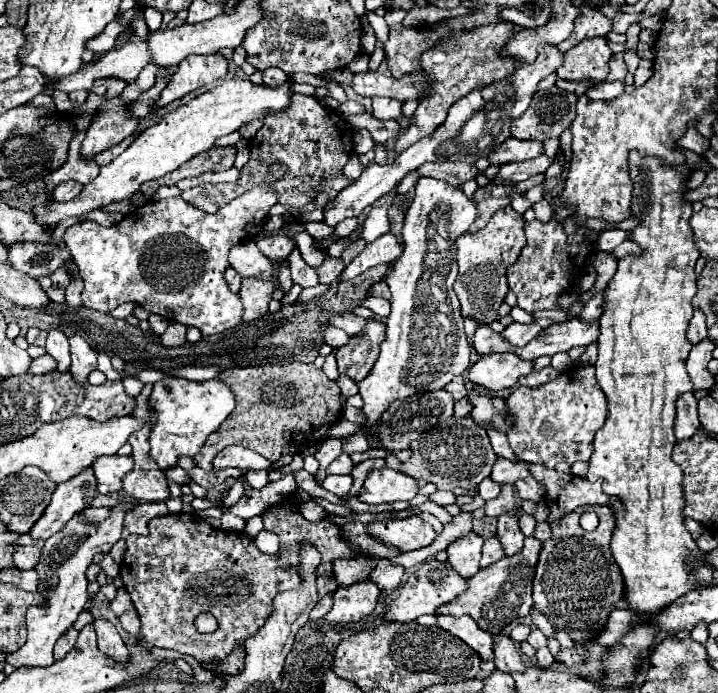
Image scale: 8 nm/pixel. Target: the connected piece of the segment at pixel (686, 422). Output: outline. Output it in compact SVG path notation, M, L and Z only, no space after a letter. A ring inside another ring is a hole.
M683 393L675 401L675 407L677 407L675 437L677 439L687 439L699 427L699 419L697 419L697 399L695 399L693 393Z

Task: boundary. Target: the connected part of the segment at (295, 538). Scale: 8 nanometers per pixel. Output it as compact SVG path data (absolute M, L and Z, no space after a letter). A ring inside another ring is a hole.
M287 495L281 505L267 509L261 515L261 519L263 519L265 531L271 531L271 533L275 533L279 537L281 549L277 553L277 563L279 563L281 569L299 571L299 561L301 561L301 551L299 549L301 549L303 543L309 543L311 547L315 547L321 553L321 565L315 571L317 577L333 577L333 561L335 559L353 559L353 557L361 555L361 551L357 549L357 545L353 545L347 539L343 539L343 533L341 533L339 525L335 525L331 521L319 521L319 523L307 521L301 515L301 511L299 511L299 501L295 499L295 495Z

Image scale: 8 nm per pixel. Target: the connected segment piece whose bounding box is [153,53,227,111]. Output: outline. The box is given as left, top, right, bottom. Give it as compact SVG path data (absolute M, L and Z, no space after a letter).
M221 53L185 57L177 65L177 71L171 77L169 85L161 91L157 103L153 105L153 111L165 107L171 101L181 99L183 95L187 95L199 87L213 83L215 79L223 77L225 73L227 73L227 59Z

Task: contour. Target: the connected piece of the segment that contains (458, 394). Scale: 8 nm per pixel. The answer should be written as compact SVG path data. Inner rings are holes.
M457 375L451 383L445 385L445 391L448 391L455 397L455 399L463 399L467 395L467 389L465 389L465 381L461 375Z

